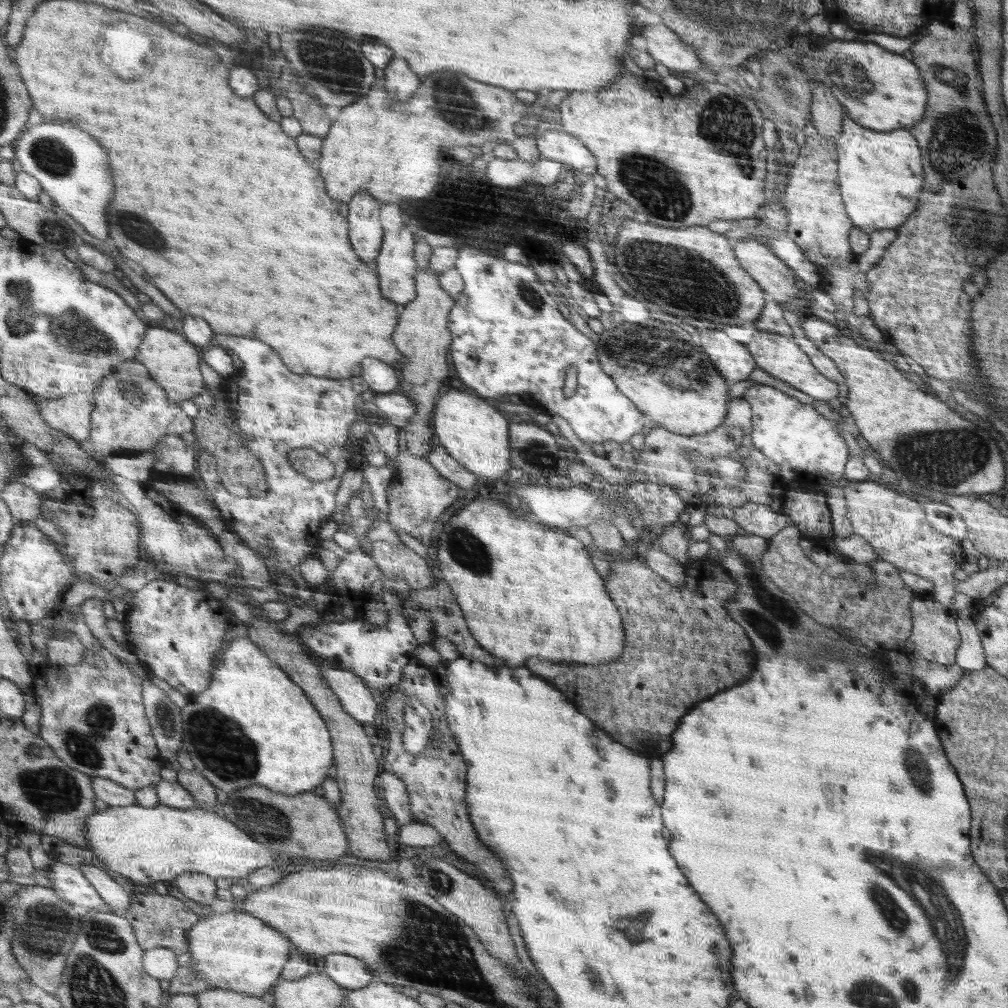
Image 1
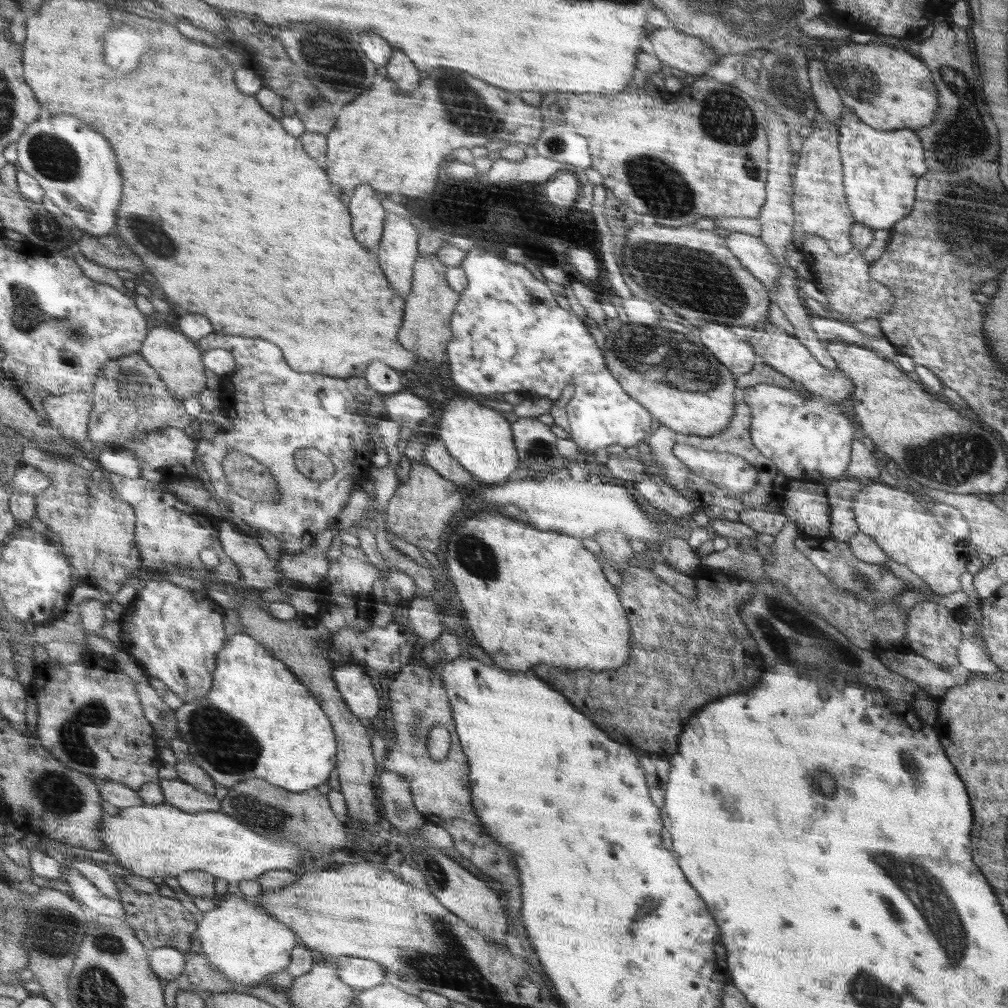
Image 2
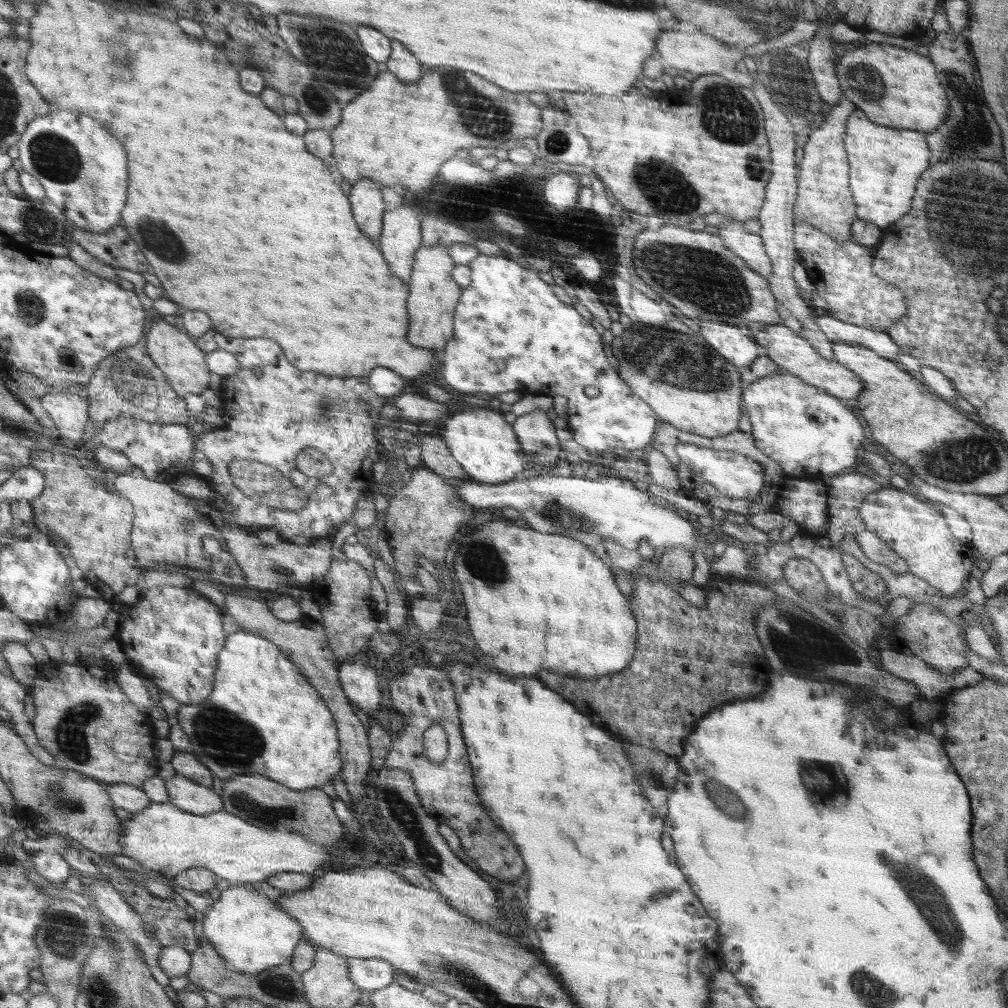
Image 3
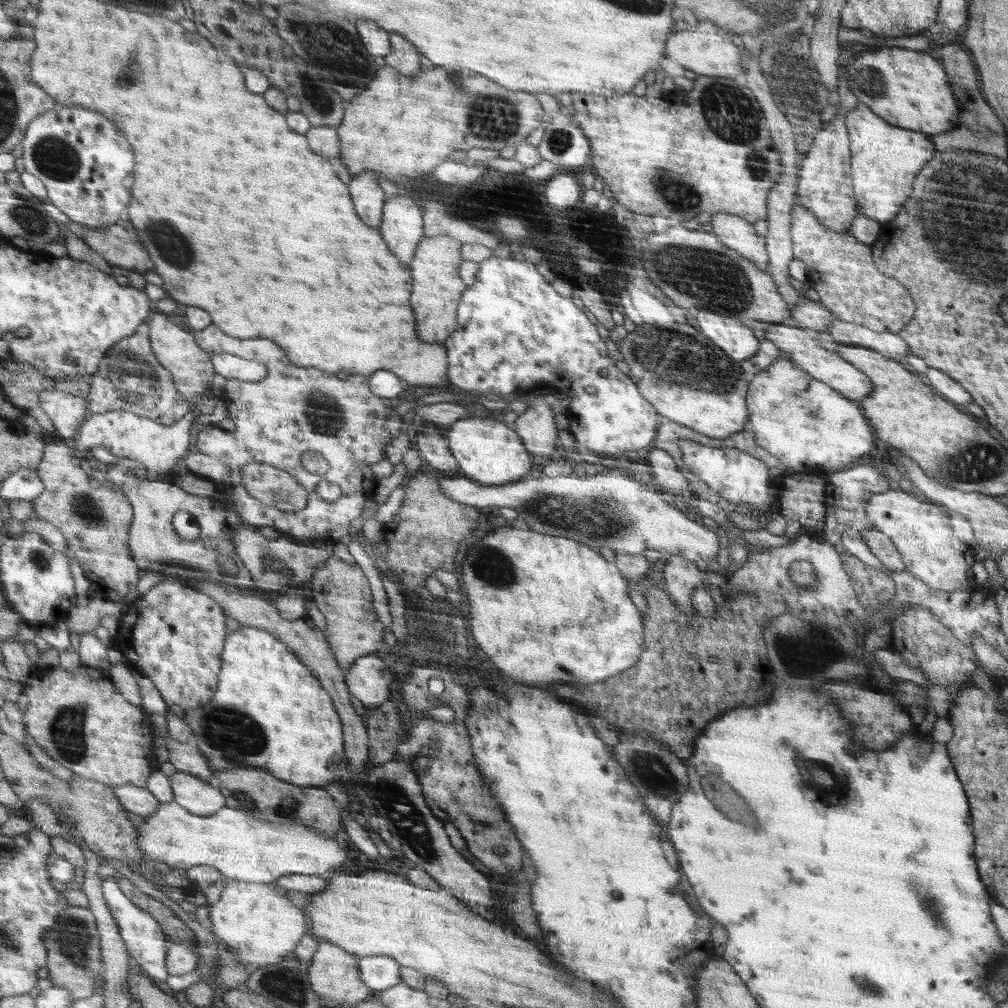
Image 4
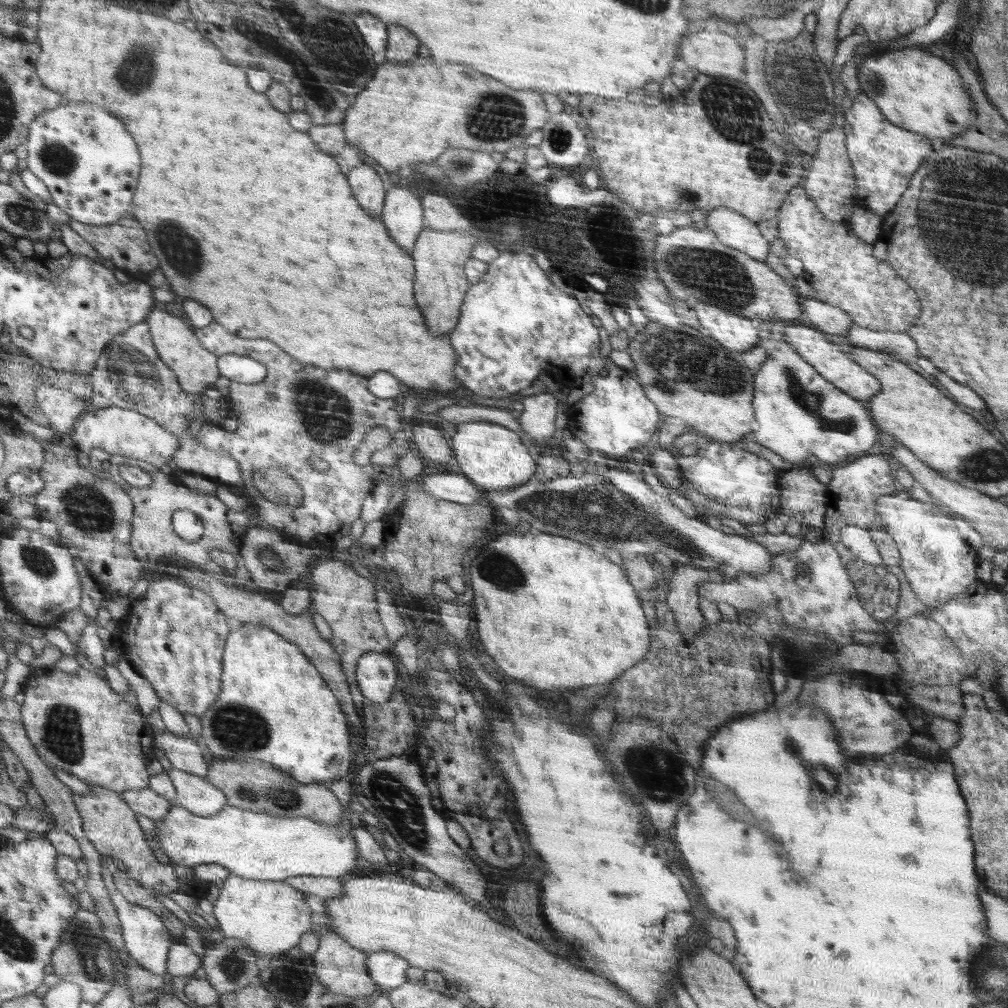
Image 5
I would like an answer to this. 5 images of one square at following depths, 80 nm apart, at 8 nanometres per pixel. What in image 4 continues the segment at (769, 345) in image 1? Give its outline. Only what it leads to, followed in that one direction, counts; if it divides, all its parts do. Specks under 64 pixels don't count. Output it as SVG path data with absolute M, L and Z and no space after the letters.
M776 323L769 325L765 337L775 344L779 350L779 354L791 358L797 366L803 368L803 371L807 372L812 378L824 384L831 385L842 396L854 401L870 396L875 388L875 384L872 384L871 377L866 376L860 369L850 364L847 360L844 360L837 353L828 352L819 343L819 340L815 339L814 334L815 331L812 329L794 328L791 325Z

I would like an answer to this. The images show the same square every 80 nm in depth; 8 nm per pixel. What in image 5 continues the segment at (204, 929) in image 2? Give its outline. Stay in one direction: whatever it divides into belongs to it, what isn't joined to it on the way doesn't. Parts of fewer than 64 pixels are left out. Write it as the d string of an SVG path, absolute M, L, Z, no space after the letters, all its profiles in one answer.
M234 874L219 884L214 915L218 921L216 932L222 932L227 938L239 938L262 964L297 947L304 932L310 928L310 908L302 900L300 889L284 881L254 880Z

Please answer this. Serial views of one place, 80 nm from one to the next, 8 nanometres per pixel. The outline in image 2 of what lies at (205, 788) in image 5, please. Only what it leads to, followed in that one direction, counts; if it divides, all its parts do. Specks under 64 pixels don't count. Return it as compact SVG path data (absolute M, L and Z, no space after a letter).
M181 779L166 780L162 783L165 802L176 805L188 812L218 811L220 802L216 797L196 789L190 783L184 783Z

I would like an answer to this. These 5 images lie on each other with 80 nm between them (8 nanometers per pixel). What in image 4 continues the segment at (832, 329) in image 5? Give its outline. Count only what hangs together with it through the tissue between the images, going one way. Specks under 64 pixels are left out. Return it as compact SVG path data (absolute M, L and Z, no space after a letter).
M806 298L800 307L792 308L790 318L784 319L782 324L827 332L827 326L834 319L838 319L834 312L826 309L820 302L812 302Z

